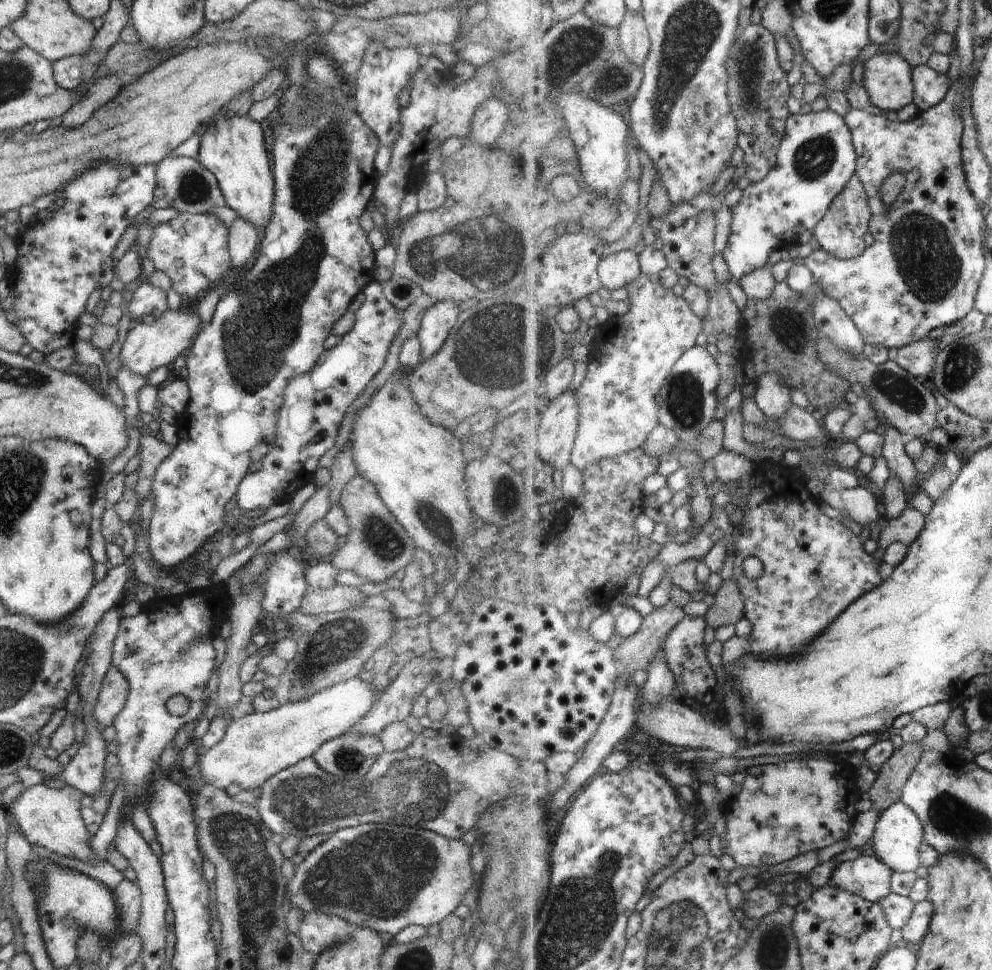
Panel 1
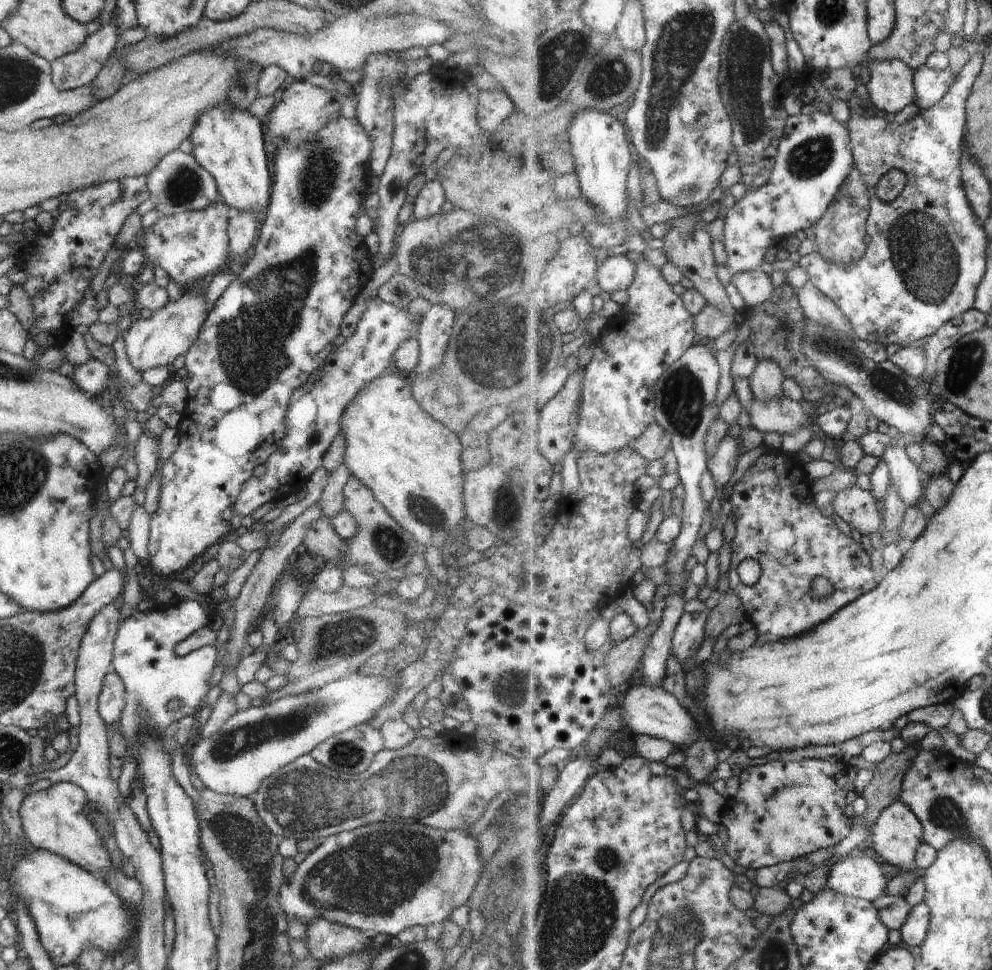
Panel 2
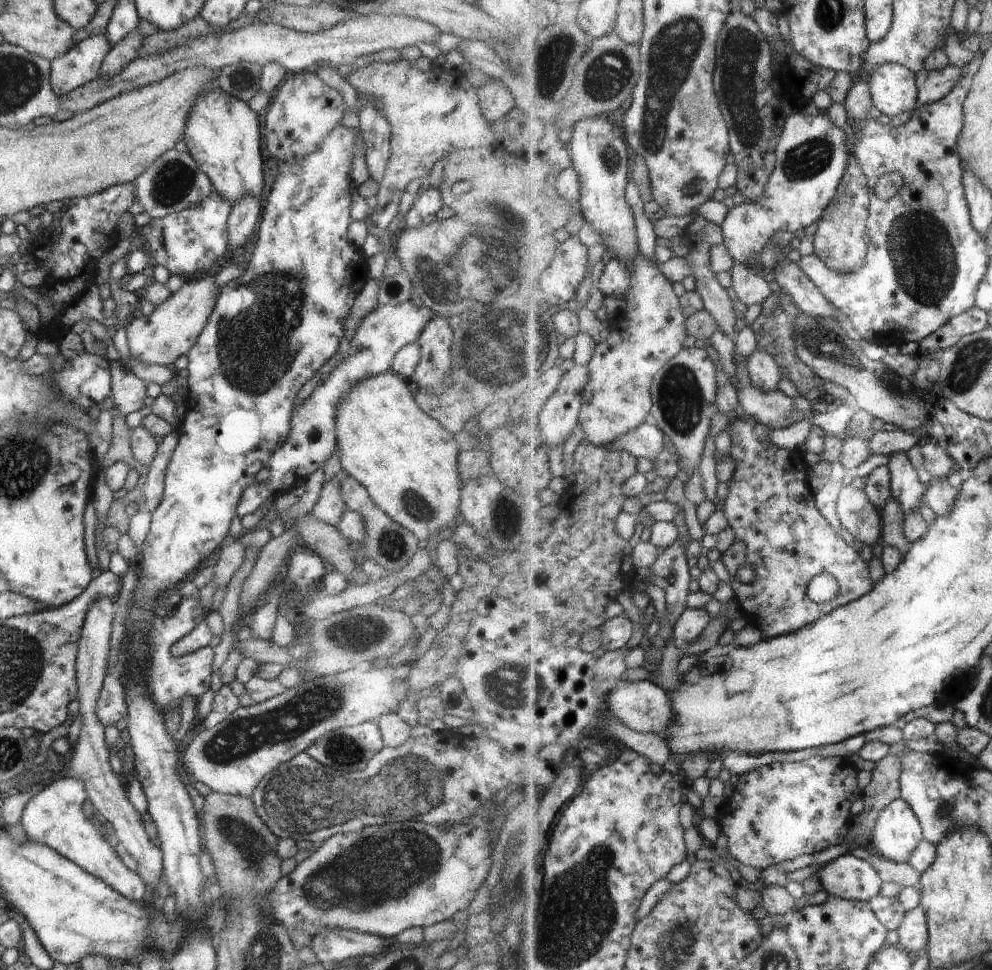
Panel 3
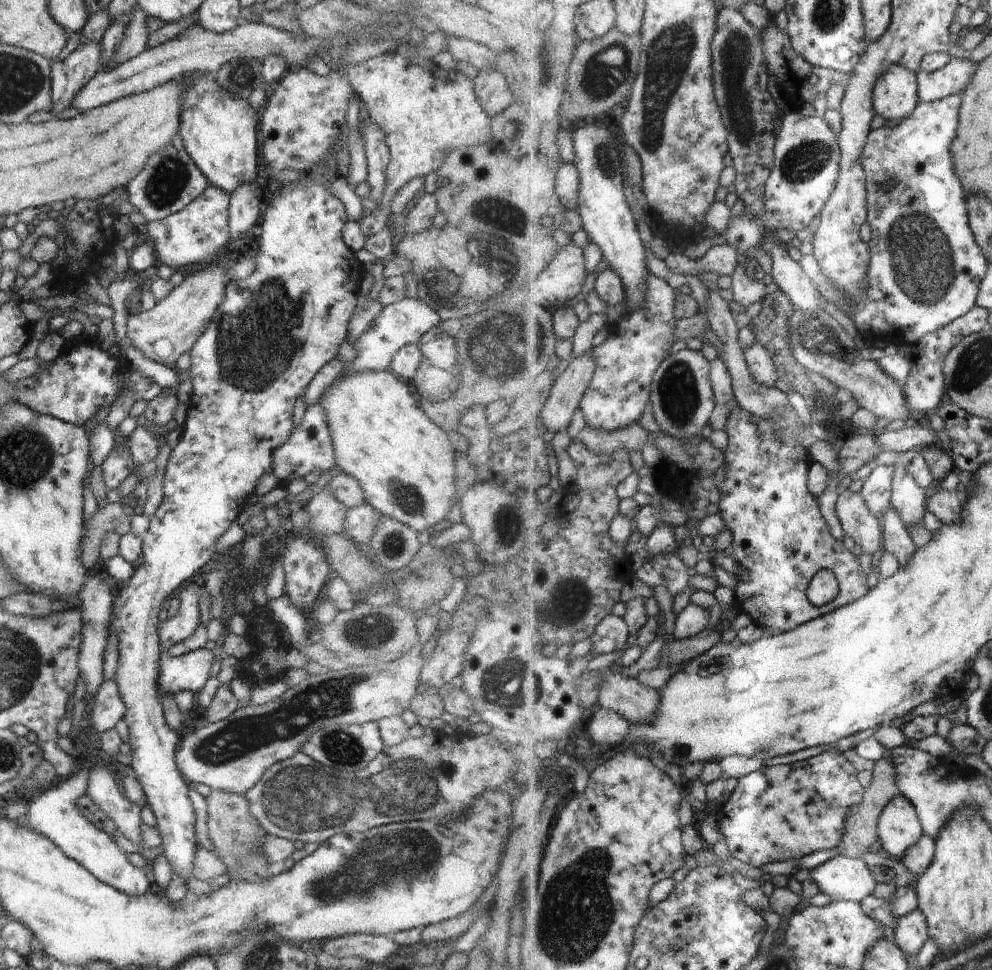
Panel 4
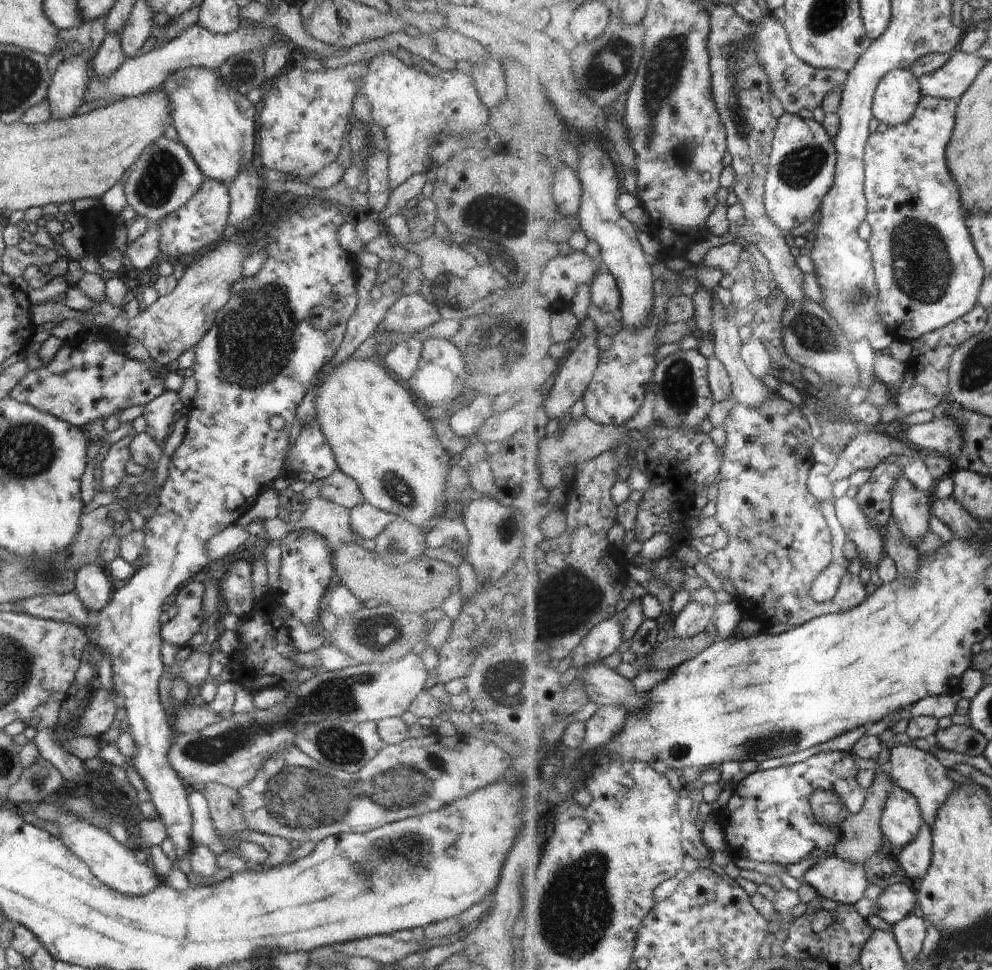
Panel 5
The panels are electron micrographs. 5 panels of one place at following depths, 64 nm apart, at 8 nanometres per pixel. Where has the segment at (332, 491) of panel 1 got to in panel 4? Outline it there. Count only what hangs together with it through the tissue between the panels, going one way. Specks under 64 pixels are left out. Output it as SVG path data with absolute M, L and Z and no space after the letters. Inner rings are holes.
M323 488L308 504L308 518L312 530L322 536L344 535L344 518L347 507L334 498L334 494Z

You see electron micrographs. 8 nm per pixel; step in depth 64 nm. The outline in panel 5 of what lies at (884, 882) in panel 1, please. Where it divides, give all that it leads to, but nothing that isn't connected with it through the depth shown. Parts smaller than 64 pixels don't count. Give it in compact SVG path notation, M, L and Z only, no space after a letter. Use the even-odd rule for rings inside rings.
M837 855L818 862L805 877L823 898L843 904L858 905L870 888L864 864L852 864Z

